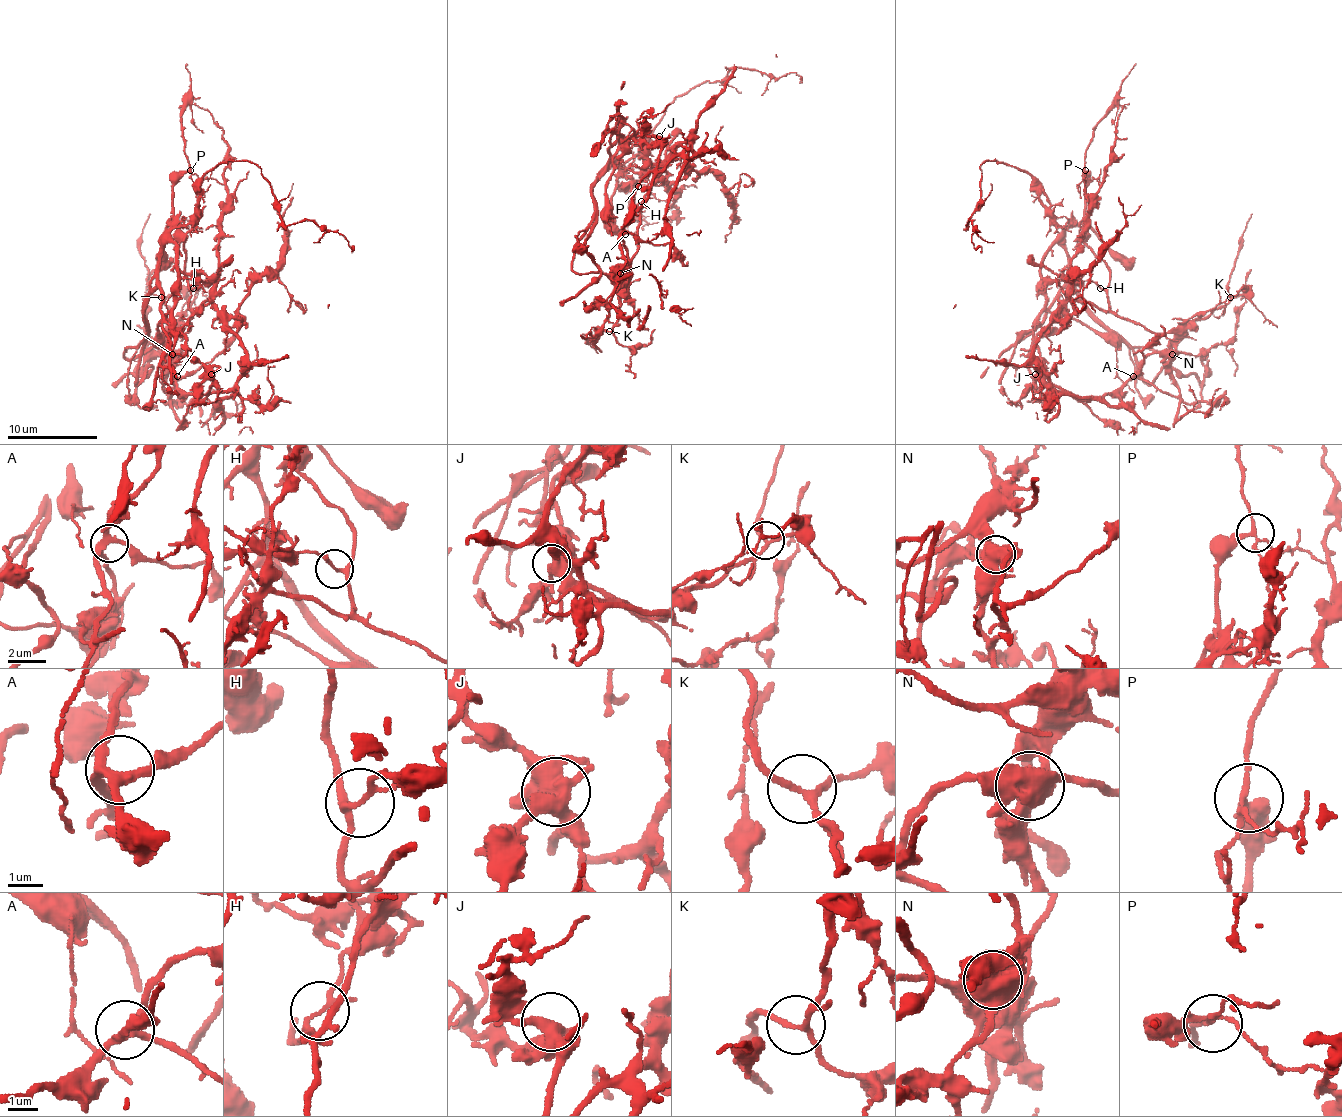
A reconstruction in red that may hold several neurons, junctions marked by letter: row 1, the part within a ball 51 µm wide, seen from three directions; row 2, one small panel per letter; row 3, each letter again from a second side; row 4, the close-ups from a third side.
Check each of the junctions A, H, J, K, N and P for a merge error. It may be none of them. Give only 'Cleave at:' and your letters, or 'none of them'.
Cleave at: H, N

